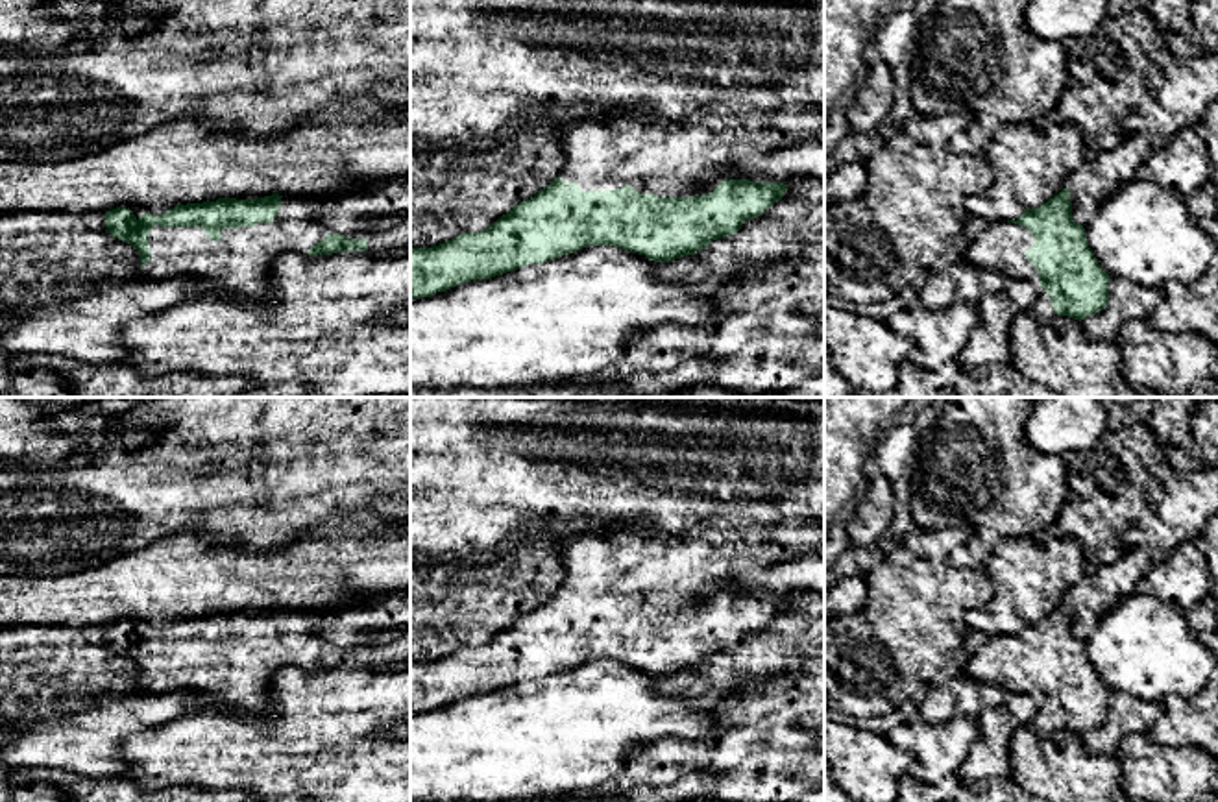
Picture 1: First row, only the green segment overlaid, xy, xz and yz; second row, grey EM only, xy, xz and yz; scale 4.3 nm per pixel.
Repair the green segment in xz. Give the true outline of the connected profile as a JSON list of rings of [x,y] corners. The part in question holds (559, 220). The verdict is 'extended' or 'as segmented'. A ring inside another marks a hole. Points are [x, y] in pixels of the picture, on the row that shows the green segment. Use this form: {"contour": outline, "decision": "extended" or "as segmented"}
{"contour": [[[786,105],[763,120],[706,111],[680,118],[647,111],[588,113],[566,129],[564,163],[547,188],[521,201],[481,233],[464,233],[432,248],[410,248],[410,299],[432,298],[457,285],[543,264],[588,246],[617,246],[654,262],[695,255],[713,240],[736,235],[747,220],[761,216],[787,192],[784,183],[734,179],[736,166],[749,155],[763,155],[811,139],[824,140],[822,105]]], "decision": "extended"}

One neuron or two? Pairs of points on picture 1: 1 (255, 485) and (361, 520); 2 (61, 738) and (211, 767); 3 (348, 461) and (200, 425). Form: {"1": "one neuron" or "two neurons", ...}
{"1": "two neurons", "2": "two neurons", "3": "one neuron"}

